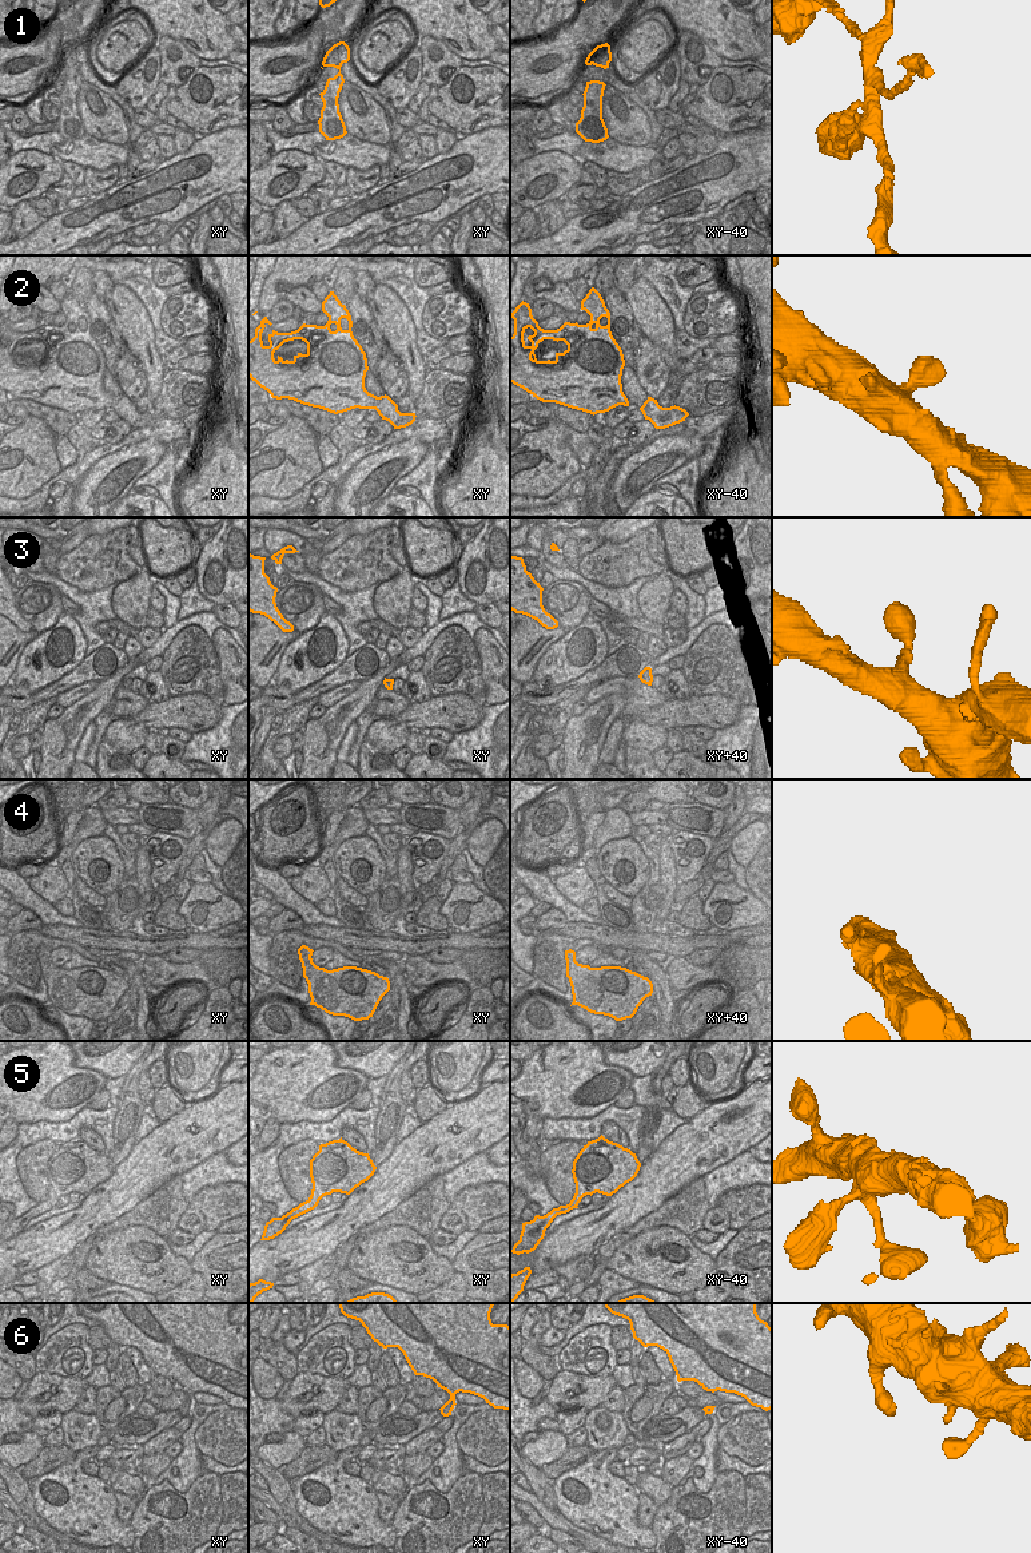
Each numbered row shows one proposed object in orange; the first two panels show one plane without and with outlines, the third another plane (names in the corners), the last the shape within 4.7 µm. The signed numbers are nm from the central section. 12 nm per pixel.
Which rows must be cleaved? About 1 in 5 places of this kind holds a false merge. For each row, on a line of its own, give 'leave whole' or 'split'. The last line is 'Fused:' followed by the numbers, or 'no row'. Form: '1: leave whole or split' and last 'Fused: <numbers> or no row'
1: split
2: leave whole
3: leave whole
4: leave whole
5: leave whole
6: leave whole
Fused: 1

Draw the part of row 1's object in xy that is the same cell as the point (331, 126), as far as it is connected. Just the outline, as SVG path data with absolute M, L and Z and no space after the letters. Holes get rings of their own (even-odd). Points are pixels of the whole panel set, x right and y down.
M334 44L325 55L322 65L334 67L339 72L334 78L329 78L325 90L319 94L323 102L321 110L321 118L318 120L319 132L326 140L335 140L343 138L347 131L342 115L339 112L338 98L345 83L343 75L341 74L342 63L334 53L338 49L338 44Z

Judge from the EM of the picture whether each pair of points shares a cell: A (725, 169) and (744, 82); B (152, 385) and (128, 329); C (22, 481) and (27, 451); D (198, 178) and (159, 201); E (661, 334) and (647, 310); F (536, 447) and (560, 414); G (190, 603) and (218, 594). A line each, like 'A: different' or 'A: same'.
A: different
B: same
C: same
D: same
E: same
F: different
G: different

